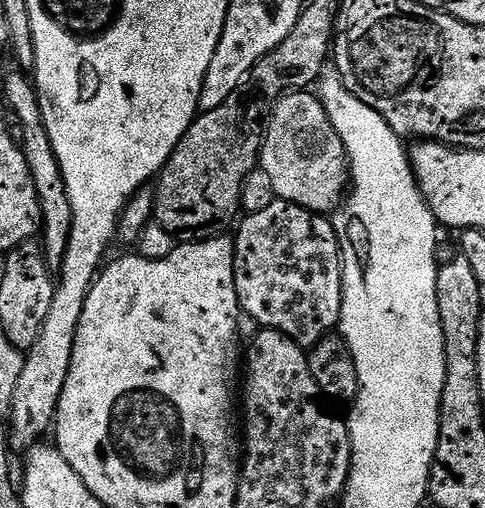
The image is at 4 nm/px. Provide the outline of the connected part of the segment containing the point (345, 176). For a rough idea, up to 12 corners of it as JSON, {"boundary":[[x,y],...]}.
{"boundary":[[319,95],[276,101],[259,171],[279,199],[321,214],[350,188]]}

